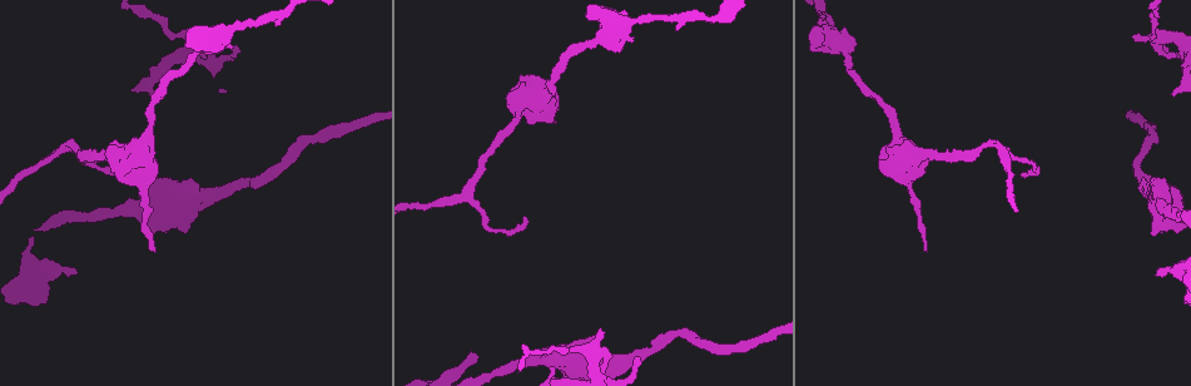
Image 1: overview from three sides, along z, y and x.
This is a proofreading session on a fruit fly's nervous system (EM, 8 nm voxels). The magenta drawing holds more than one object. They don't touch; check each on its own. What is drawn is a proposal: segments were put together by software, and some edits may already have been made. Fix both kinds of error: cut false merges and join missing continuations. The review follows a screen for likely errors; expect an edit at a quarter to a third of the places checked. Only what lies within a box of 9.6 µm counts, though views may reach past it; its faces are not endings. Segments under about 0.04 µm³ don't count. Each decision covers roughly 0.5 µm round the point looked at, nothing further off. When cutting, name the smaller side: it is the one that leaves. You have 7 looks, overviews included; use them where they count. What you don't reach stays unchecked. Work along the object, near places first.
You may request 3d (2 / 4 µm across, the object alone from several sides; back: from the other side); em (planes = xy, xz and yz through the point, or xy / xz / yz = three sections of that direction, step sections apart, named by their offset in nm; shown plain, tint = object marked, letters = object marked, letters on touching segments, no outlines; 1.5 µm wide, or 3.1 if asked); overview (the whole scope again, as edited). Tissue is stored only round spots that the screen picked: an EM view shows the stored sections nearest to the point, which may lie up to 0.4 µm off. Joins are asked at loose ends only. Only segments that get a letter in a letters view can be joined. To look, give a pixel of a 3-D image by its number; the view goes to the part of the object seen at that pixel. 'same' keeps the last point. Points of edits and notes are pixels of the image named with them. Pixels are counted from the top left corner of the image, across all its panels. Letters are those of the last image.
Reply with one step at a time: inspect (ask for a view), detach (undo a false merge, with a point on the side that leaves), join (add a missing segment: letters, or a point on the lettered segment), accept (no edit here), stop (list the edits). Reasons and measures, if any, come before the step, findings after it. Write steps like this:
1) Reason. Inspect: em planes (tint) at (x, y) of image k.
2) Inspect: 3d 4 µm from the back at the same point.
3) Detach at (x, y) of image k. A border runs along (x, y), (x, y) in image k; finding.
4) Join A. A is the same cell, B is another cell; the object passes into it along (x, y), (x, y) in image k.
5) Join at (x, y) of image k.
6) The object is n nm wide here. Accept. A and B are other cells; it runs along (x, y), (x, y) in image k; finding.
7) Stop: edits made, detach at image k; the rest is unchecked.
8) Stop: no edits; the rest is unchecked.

Abrupt turn. Inspect: 3d 4 µm at (1166, 38) of image 1.

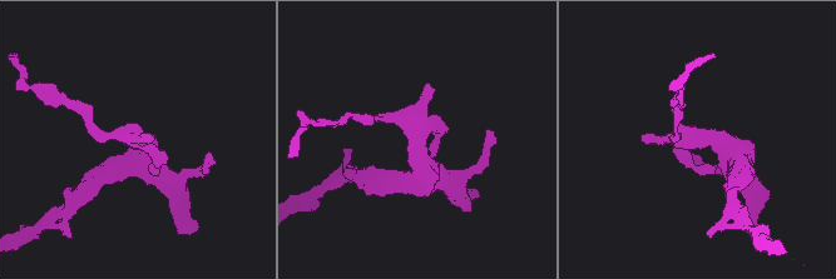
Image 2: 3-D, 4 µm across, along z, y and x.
Inspect: em yz step 4 (letters) at (134, 140) of image 2.

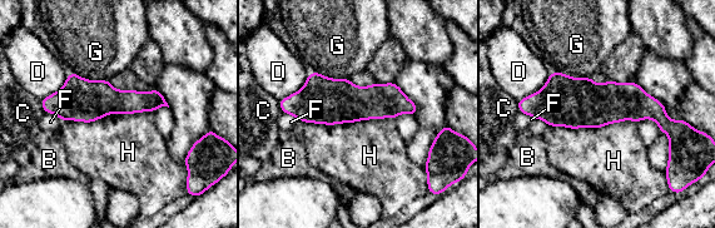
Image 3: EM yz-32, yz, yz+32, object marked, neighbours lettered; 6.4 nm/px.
The object is 280 nm wide here. Accept. B, C, D, F, G and H are other cells; a border runs along (153, 112), (63, 122) in image 3; all the same cell.

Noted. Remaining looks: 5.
A narrow waist. Inspect: em xz step 4 (tint) at (252, 180) of image 1.

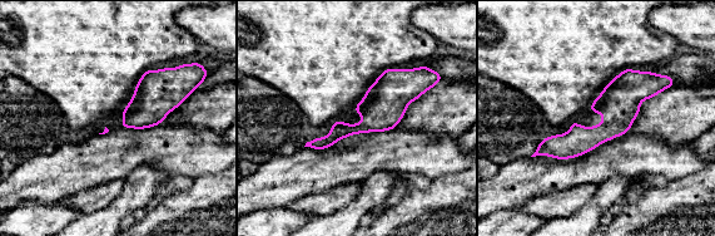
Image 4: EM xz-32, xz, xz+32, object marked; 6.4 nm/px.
Another direction. Inspect: em planes (letters) at the same point.

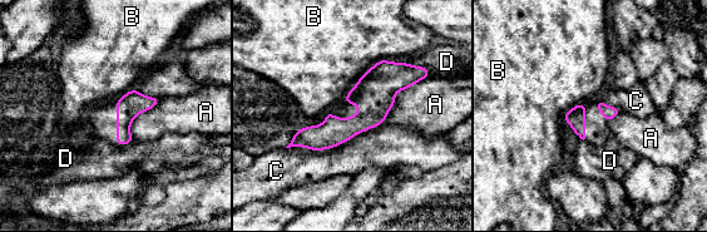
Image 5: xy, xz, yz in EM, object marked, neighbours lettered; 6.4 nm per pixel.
Accept. A, B, C and D are other cells; it runs along (414, 69), (352, 126), (293, 143) in image 5; continuous, no second cell.

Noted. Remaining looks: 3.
Thick end. Inspect: em planes (letters) at (186, 40) of image 1.

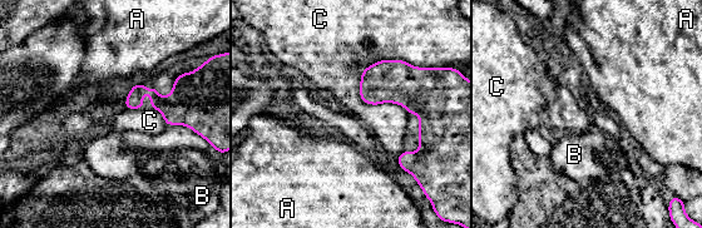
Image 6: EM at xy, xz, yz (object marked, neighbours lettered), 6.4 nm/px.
Accept. A, B and C are other cells; a border runs along (361, 72), (365, 103), (409, 113) in image 6; no lettered segment goes on from it.

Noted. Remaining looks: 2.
Stop: no edits; the rest is unchecked.

